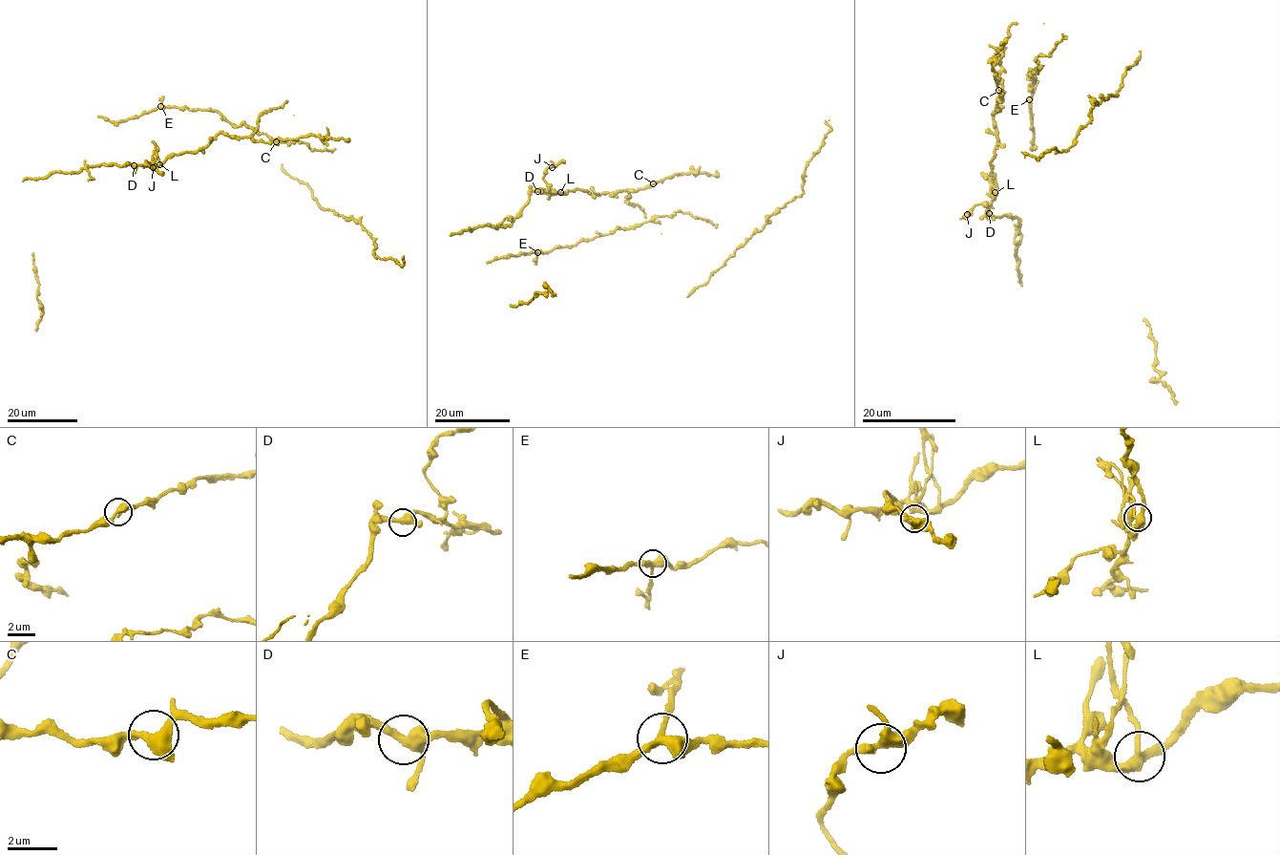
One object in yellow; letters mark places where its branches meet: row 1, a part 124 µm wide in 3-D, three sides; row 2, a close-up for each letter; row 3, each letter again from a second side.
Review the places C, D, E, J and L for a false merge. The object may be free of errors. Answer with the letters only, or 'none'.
L

